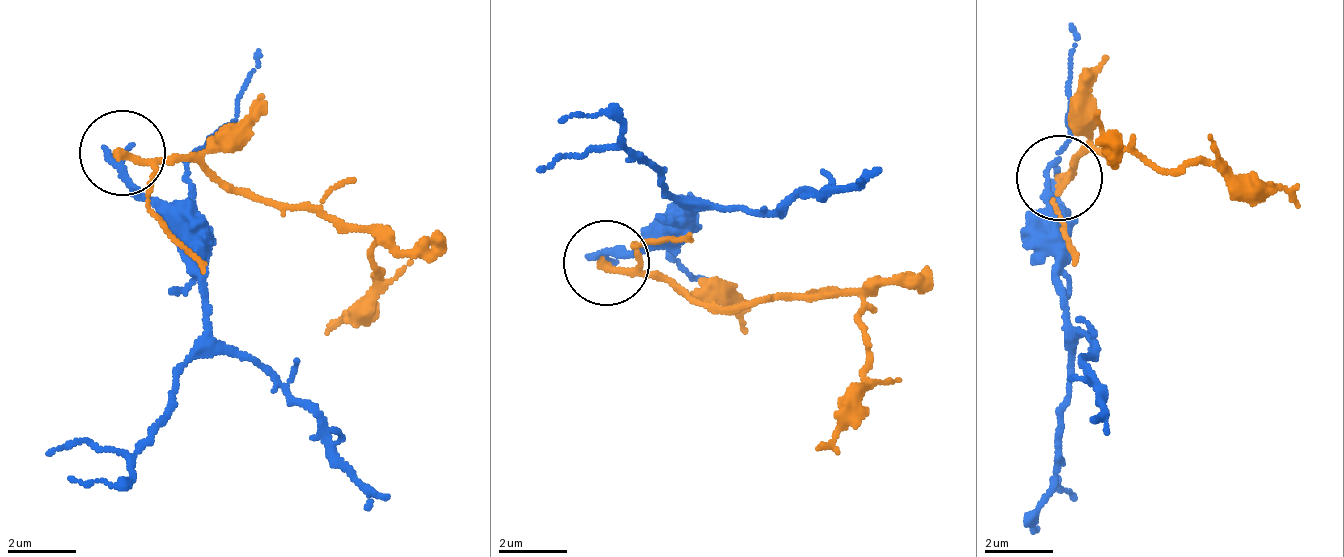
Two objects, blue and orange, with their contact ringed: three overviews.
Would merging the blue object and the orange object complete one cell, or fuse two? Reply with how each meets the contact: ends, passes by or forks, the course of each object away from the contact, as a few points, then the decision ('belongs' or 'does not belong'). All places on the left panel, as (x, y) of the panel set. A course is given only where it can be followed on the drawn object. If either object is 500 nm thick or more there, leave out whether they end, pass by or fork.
blue ends | orange passes by | blue via (120, 150), (205, 318), (281, 387), (315, 432), (366, 486), (392, 496) | orange via (120, 150), (188, 156), (238, 195), (306, 200), (374, 239), (382, 267), (328, 337) | does not belong

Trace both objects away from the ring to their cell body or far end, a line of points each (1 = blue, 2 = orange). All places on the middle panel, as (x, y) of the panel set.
1: (604, 261), (693, 200), (770, 213), (806, 187), (858, 186), (884, 164)
2: (604, 261), (672, 278), (724, 309), (792, 299), (861, 304), (870, 330), (861, 389), (819, 449)

